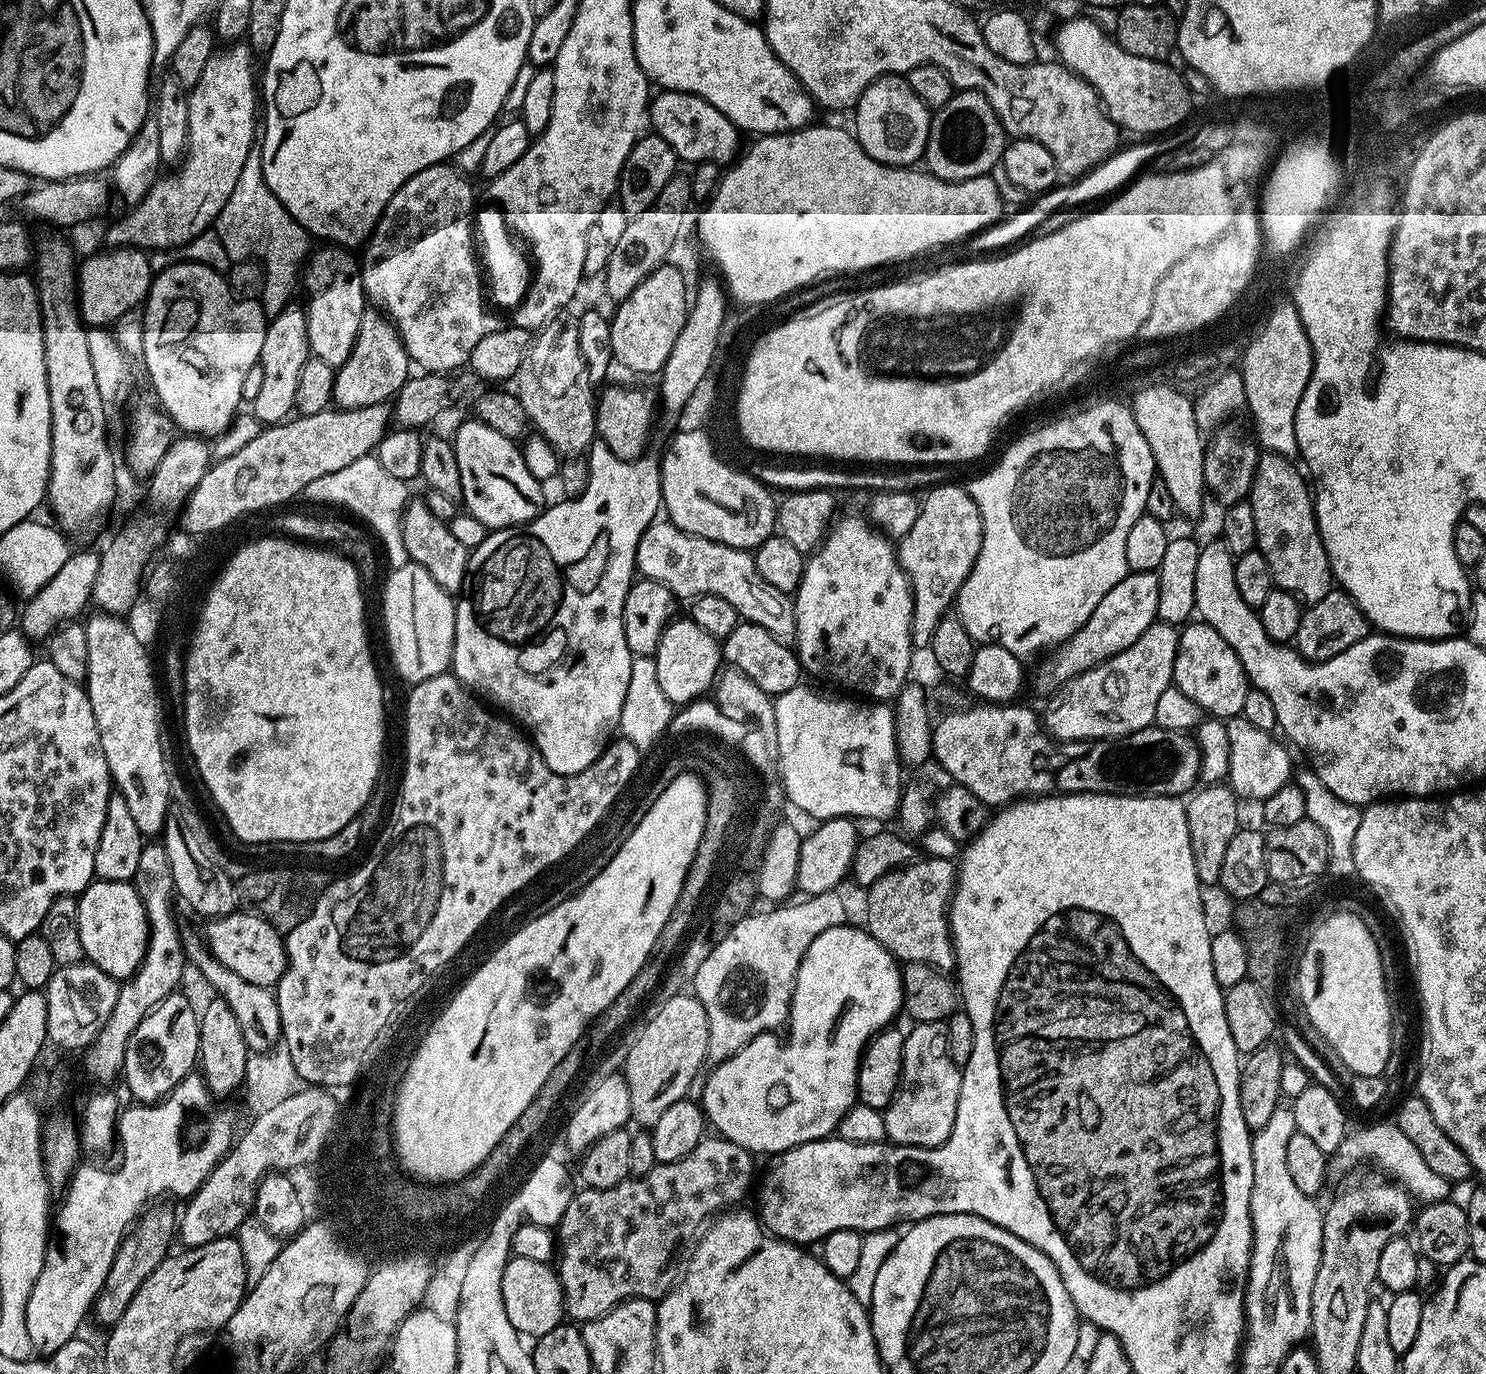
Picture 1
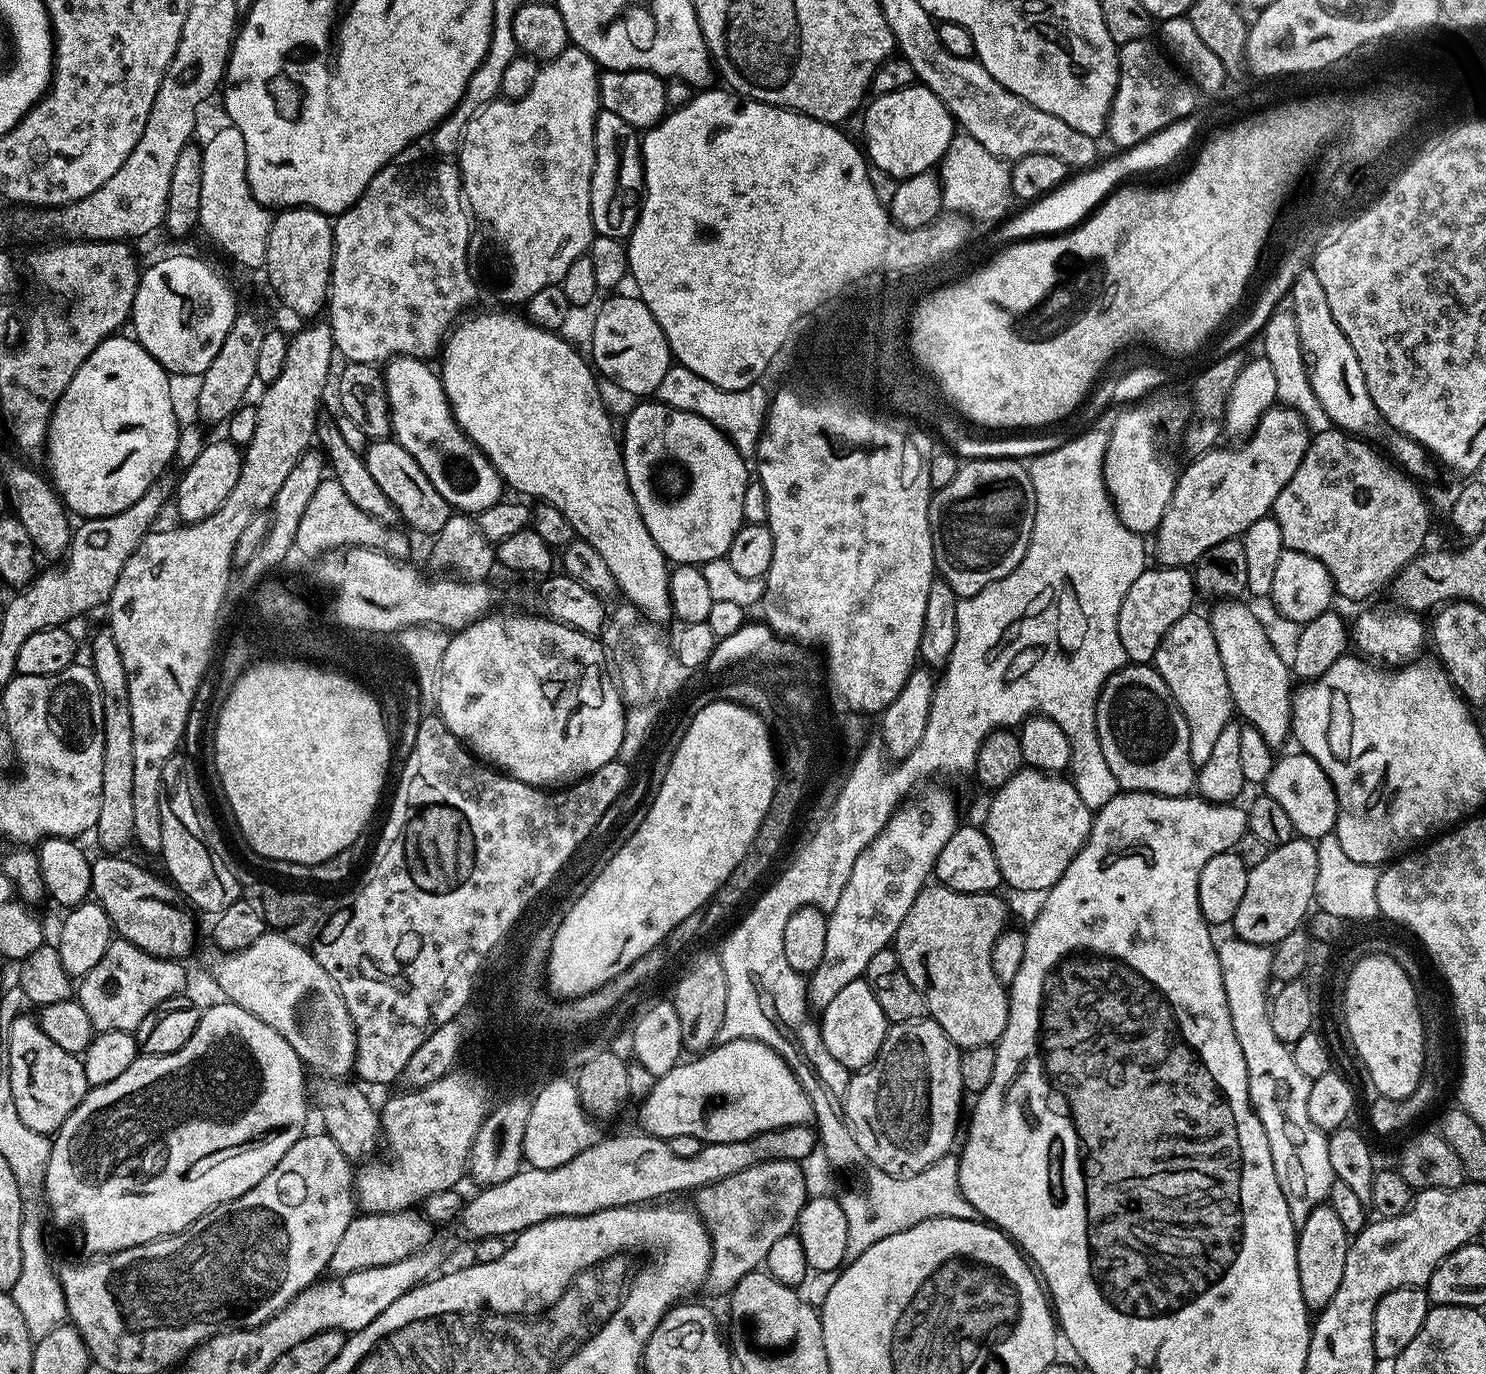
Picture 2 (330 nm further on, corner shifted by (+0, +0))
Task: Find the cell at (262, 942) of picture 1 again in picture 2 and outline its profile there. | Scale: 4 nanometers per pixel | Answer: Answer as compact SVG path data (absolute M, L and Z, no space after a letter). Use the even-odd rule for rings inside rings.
M100 854L92 860L91 895L106 910L119 939L129 940L151 956L161 956L164 960L184 958L196 944L193 909L181 903L177 889L163 875L155 876L126 857L124 854Z

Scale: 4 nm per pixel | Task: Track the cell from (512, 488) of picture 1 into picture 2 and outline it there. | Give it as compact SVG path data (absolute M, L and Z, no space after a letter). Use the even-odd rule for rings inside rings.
M396 356L383 365L392 436L409 452L414 462L422 466L426 478L434 482L434 490L438 490L453 509L464 514L481 512L501 500L506 485L496 467L456 425L437 369L428 364L431 363L419 356Z

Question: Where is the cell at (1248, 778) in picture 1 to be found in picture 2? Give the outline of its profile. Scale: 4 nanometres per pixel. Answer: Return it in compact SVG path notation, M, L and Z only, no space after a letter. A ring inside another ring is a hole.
M1293 750L1289 756L1281 755L1262 788L1267 796L1274 798L1274 802L1280 803L1286 810L1290 822L1294 822L1297 837L1315 842L1335 833L1338 798L1334 794L1330 778L1326 778L1326 770L1322 770L1314 758L1299 750Z

